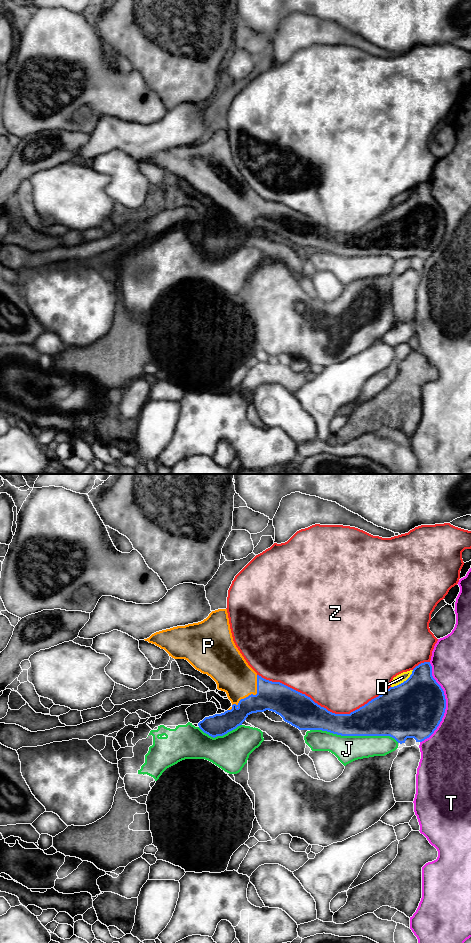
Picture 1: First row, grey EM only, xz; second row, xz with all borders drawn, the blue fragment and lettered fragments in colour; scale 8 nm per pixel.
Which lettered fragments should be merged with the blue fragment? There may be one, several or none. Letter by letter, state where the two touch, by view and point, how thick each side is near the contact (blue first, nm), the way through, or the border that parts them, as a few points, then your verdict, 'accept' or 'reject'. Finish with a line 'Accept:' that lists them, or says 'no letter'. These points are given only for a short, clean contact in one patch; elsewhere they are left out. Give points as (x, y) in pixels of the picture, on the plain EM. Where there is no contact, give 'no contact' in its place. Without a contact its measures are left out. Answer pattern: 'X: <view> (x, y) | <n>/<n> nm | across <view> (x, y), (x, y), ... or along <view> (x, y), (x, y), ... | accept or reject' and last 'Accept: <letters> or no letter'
D: xz (404, 201) | 460/70 nm | reject
J: xz (354, 255) | 300/220 nm | reject
P: xz (252, 214) | 240/300 nm | accept
T: xz (445, 224) | 460/280 nm | reject
Z: xz (323, 227) | 260/500 nm | reject
Accept: P

